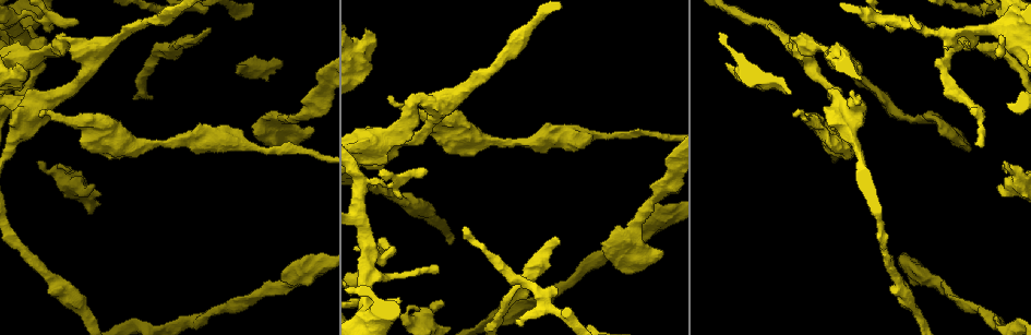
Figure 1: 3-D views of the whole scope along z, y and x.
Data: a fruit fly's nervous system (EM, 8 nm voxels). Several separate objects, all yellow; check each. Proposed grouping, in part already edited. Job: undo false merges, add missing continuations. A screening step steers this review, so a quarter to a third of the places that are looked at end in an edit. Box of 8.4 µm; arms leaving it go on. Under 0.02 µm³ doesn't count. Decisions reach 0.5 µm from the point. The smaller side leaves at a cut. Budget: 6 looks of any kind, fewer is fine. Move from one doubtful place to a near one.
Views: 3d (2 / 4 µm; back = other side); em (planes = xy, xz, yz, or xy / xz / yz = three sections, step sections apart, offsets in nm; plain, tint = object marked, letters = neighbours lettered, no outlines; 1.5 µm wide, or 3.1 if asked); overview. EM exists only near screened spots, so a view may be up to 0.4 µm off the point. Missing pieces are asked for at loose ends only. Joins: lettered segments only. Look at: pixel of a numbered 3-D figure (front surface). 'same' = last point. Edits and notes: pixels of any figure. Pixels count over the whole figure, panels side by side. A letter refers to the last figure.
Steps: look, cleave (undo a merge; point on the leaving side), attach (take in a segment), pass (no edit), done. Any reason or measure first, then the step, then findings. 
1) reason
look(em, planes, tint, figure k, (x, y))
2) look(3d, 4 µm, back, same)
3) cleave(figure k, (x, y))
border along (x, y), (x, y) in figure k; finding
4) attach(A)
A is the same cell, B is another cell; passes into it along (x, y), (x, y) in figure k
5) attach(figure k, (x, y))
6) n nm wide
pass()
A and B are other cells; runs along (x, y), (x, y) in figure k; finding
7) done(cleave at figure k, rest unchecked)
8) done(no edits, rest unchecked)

free end
look(em, planes, letters, figure 1, (390, 99))

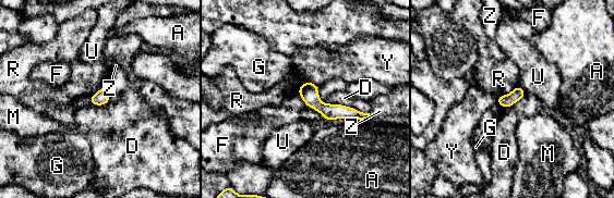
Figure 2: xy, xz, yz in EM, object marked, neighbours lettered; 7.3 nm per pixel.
90 nm wide; D touches over 380 nm
pass()
A, D, F, G, M, R, U, Y and Z are other cells; none of them fits

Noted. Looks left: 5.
branch stops here
look(3d, 2 µm, figure 1, (441, 303))

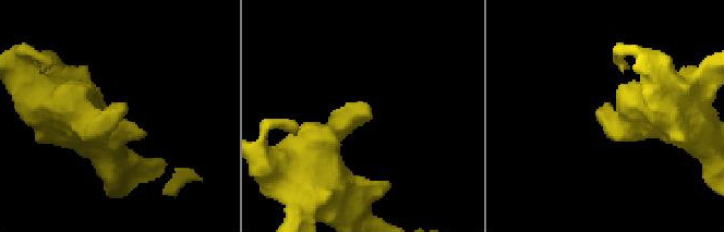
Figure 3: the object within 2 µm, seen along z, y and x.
shape alone is not enough
look(em, xy, step 4, tint, figure 3, (124, 106))

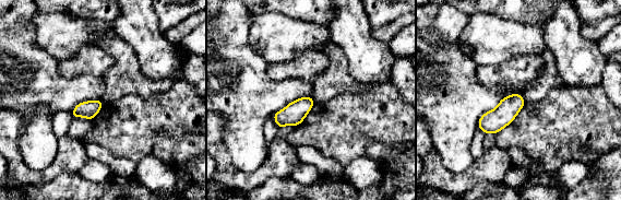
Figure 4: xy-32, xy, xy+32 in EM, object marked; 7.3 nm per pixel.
look(em, planes, letters, same)

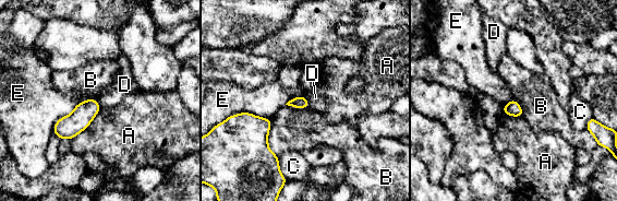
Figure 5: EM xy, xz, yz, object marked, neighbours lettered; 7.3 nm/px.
pass()
A, B, C, D and E are other cells; border along (304, 96), (309, 107) in figure 5; none of them fits

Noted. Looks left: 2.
branch stops here
look(em, yz, step 8, letters, figure 1, (16, 65))

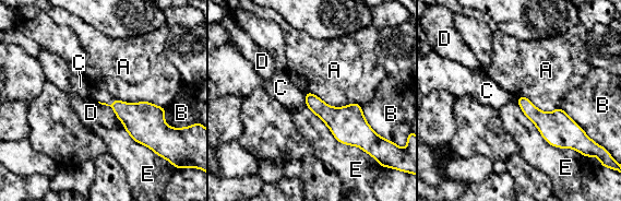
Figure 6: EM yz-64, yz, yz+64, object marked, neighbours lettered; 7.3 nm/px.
cut it another way
look(em, planes, letters, same)

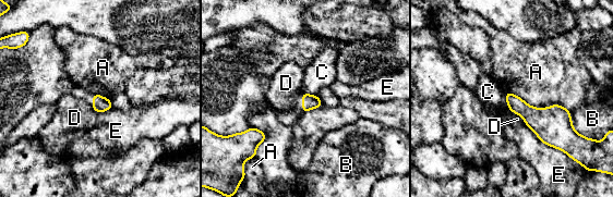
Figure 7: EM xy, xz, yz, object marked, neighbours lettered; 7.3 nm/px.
pass()
A, B, C, D and E are other cells; border along (507, 90), (535, 107), (569, 110) in figure 7; none of them fits

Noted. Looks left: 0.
done(no edits, rest unchecked)

